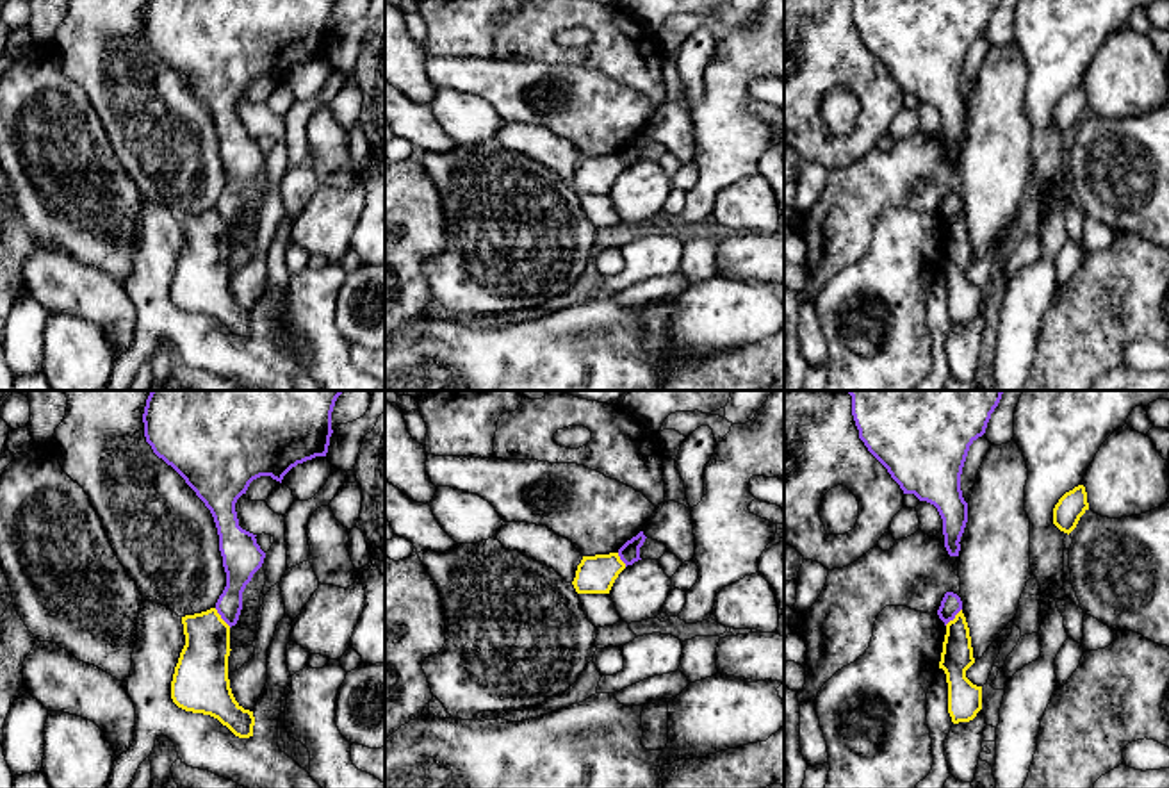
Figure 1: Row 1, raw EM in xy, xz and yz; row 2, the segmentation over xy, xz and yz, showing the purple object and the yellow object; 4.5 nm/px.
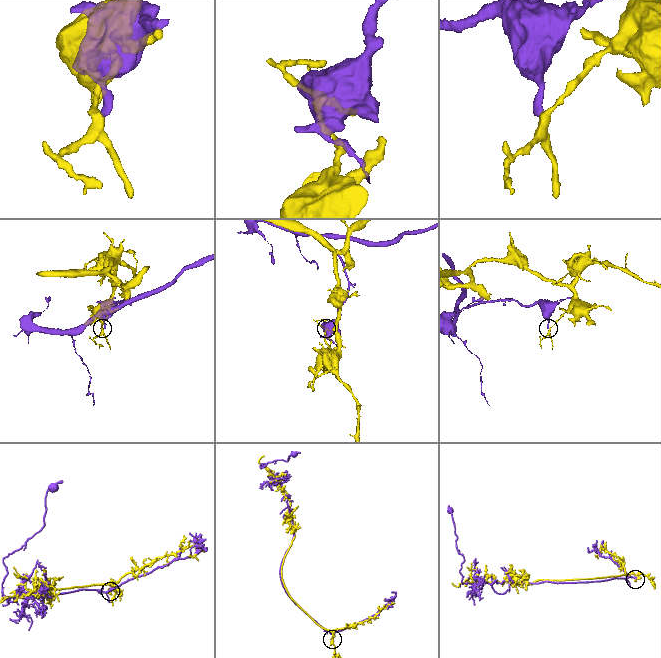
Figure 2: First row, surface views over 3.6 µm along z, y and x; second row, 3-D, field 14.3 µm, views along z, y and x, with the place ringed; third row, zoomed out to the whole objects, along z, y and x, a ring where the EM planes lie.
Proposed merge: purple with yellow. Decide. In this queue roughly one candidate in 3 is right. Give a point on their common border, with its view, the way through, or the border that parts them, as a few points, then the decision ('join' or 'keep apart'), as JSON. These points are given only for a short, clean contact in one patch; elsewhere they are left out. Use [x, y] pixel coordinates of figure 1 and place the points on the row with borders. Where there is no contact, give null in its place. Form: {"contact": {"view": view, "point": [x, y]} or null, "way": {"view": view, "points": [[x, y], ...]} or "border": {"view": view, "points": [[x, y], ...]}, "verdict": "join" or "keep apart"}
{"contact": {"view": "xy", "point": [221, 617]}, "border": {"view": "xy", "points": [[214, 608], [230, 626]]}, "verdict": "keep apart"}

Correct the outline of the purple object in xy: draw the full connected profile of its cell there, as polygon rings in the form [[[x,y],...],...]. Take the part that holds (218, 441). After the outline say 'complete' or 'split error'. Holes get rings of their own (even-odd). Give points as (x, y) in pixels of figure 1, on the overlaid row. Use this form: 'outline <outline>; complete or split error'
outline [[[151,390],[144,437],[210,510],[226,587],[216,603],[232,628],[242,592],[266,553],[239,526],[235,503],[260,476],[280,481],[307,460],[326,456],[331,412],[344,390]]]; complete

